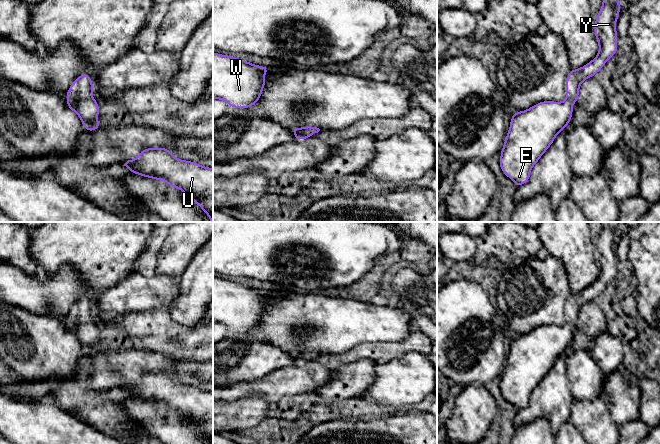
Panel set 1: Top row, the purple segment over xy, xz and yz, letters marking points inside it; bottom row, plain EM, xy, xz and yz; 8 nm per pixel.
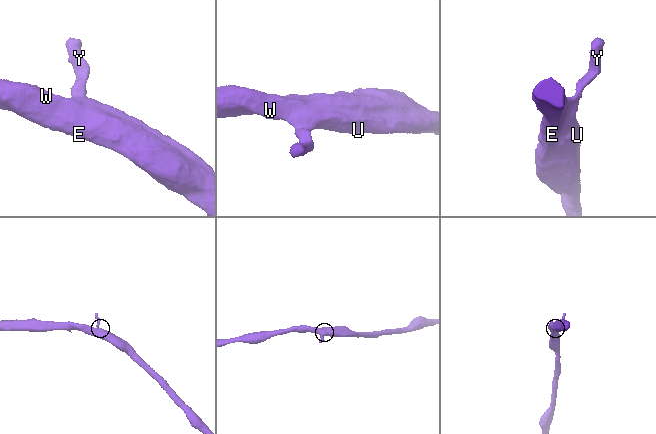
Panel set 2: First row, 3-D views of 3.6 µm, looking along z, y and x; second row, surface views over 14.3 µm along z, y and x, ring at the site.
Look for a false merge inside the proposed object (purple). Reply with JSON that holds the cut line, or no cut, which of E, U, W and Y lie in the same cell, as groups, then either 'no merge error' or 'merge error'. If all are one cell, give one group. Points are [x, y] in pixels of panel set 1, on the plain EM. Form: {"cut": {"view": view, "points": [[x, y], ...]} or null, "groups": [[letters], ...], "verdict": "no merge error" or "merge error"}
{"cut": null, "groups": [["E", "U", "W", "Y"]], "verdict": "no merge error"}

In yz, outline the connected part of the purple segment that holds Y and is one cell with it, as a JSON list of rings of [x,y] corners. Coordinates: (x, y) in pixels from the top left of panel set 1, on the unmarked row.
[[[602,222],[603,229],[595,242],[595,262],[599,277],[585,290],[572,293],[566,302],[566,324],[541,325],[527,334],[513,336],[499,389],[515,411],[526,408],[530,396],[555,361],[568,350],[572,329],[578,325],[581,307],[598,297],[618,275],[616,245],[621,231],[618,222]]]

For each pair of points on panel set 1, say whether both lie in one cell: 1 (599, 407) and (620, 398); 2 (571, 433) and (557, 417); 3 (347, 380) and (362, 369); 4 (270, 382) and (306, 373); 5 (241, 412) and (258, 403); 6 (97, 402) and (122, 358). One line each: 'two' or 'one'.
1: two
2: two
3: one
4: one
5: one
6: two

